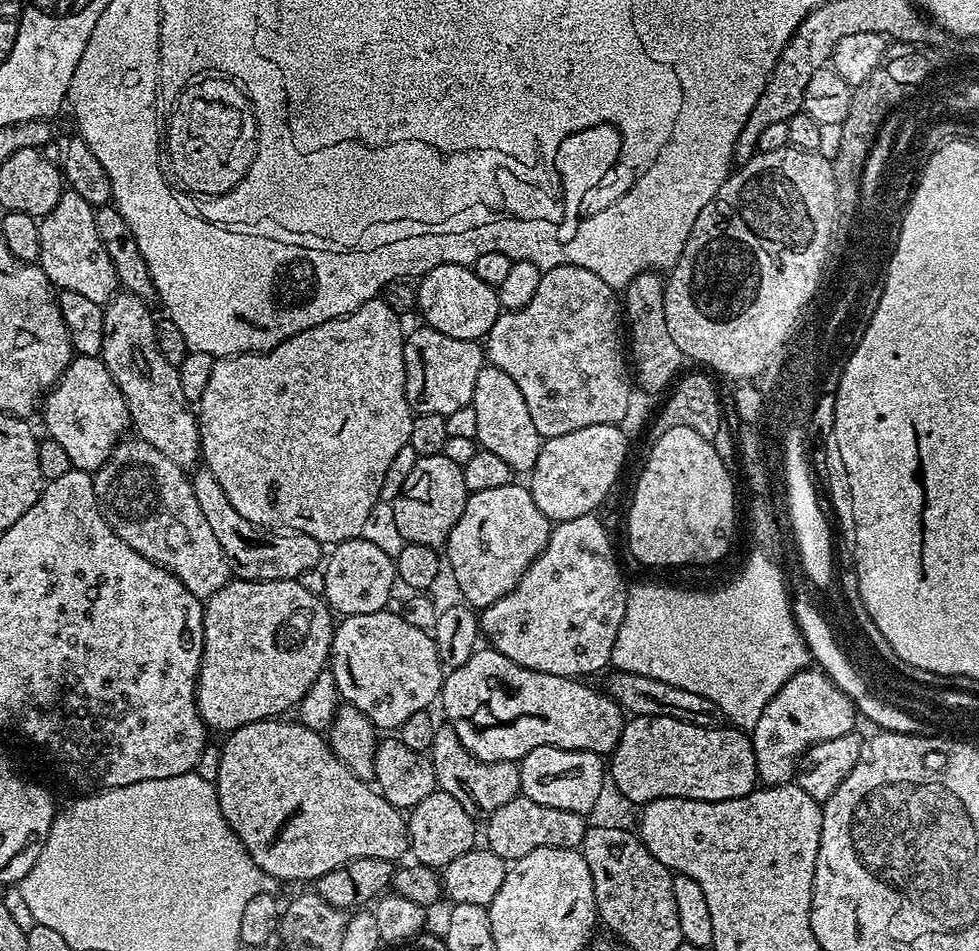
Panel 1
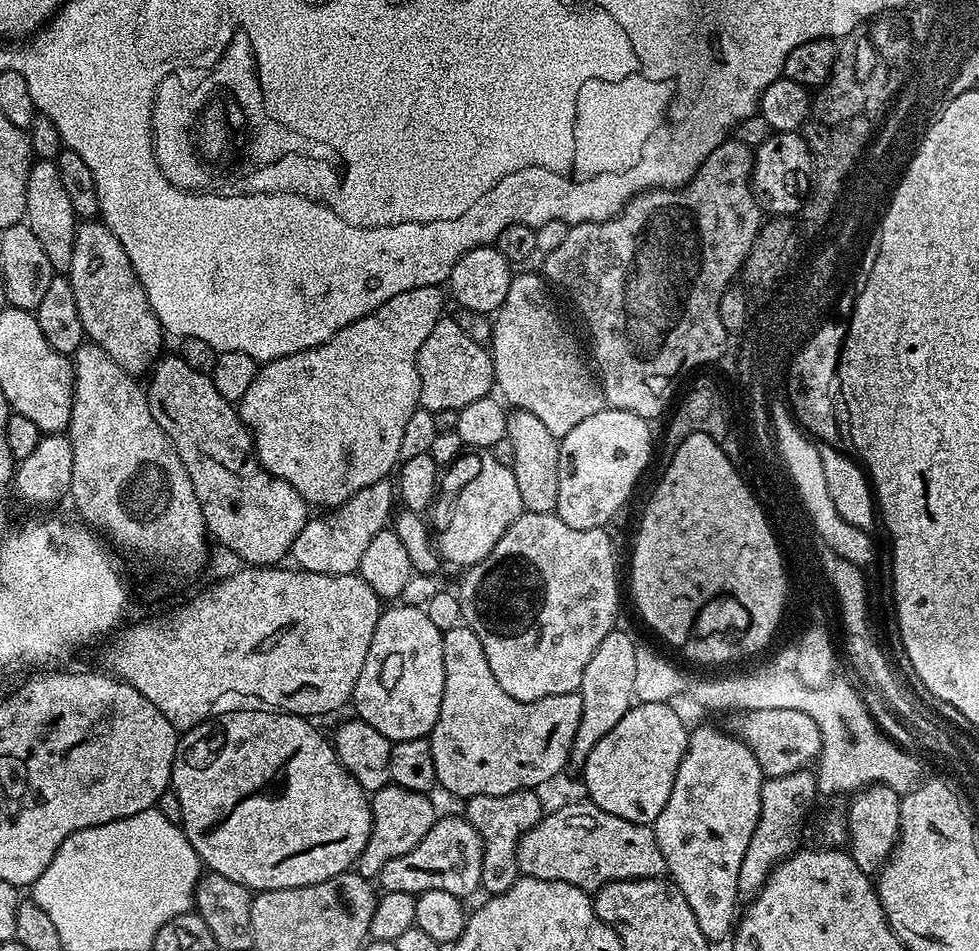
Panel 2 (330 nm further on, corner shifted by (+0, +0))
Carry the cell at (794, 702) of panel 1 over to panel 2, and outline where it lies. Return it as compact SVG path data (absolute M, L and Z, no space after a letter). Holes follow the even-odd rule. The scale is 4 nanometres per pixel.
M801 770L765 779L758 826L754 826L754 838L750 838L750 846L746 846L746 858L742 858L742 870L738 870L741 901L748 902L757 896L769 874L789 856L800 851L802 847L800 835L804 832L804 819L811 814L812 803L818 799L816 777L815 771Z

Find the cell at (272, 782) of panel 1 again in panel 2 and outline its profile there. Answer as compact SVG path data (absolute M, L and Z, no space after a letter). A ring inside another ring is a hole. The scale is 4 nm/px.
M252 706L256 708L240 708L237 712L224 712L213 715L197 728L189 728L179 737L176 745L176 757L174 758L174 766L172 767L172 782L171 790L176 792L177 800L182 808L182 818L180 827L183 828L186 838L190 842L190 846L194 846L194 850L200 856L200 863L208 872L217 872L222 874L222 878L230 878L230 882L238 882L243 888L251 890L253 893L269 892L270 890L286 890L287 888L301 888L302 886L310 886L318 882L326 882L326 878L334 878L338 874L349 871L355 865L356 859L362 854L362 850L366 846L366 842L370 838L370 830L372 829L372 805L370 803L369 793L365 792L362 786L358 786L358 782L352 775L347 772L342 766L342 762L338 758L335 748L332 746L331 739L326 735L323 736L318 729L315 728L315 723L309 722L305 717L293 716L290 712L282 712L279 710L265 710L260 706Z

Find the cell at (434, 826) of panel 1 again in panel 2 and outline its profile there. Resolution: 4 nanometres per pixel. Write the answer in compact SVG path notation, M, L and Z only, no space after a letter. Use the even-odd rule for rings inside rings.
M391 782L382 790L371 793L372 829L362 854L356 859L355 871L361 876L376 878L390 858L402 858L402 854L410 854L410 850L414 850L414 846L418 846L418 842L422 842L422 838L426 838L426 834L430 834L436 825L438 811L432 805L432 798L431 795L406 790Z

